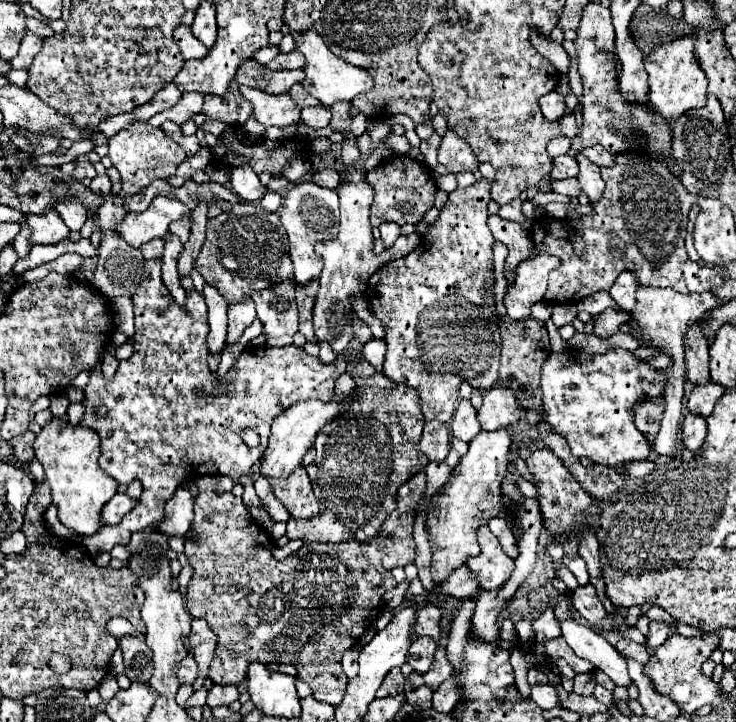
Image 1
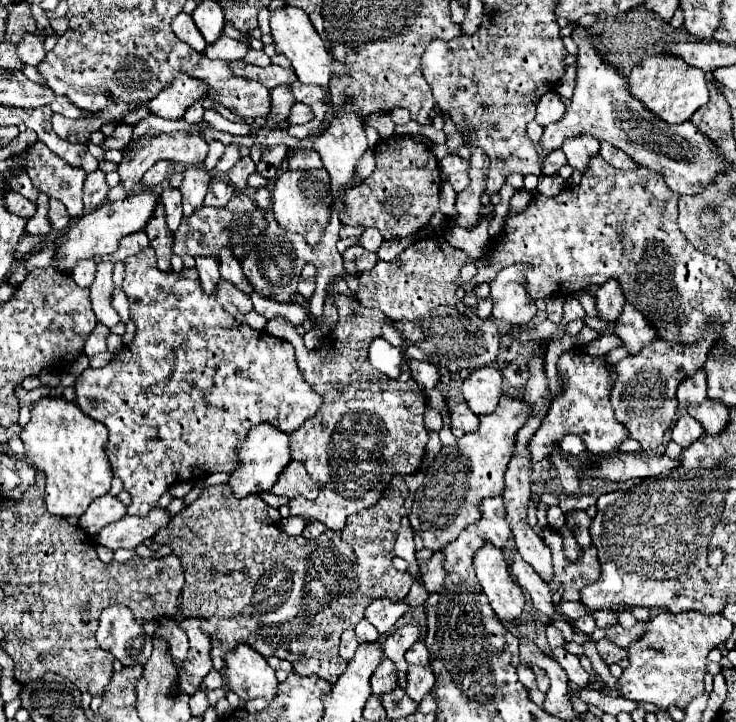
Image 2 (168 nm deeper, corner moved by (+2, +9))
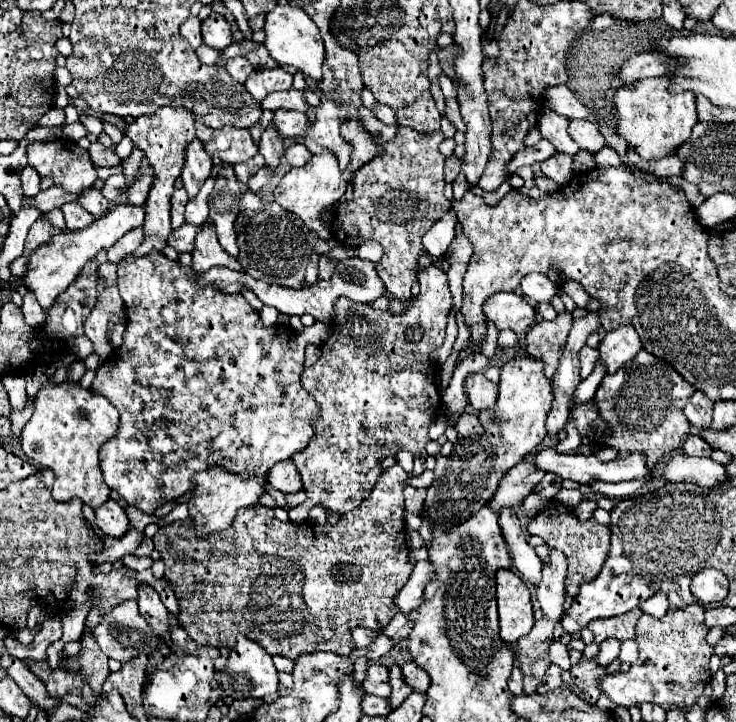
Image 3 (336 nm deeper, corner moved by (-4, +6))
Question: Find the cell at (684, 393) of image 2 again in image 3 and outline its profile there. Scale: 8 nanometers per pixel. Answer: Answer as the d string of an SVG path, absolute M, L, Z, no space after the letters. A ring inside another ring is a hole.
M695 391L685 405L685 417L689 419L689 423L697 429L705 429L711 427L711 419L713 419L713 401L703 393L703 391Z

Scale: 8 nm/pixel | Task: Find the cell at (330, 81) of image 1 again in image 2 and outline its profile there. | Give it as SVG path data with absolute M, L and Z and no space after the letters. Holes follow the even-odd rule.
M283 6L277 10L271 10L269 16L269 24L271 24L271 36L273 36L273 46L277 54L283 54L289 58L289 62L293 64L293 70L299 78L299 82L303 84L317 84L317 86L327 86L331 76L337 74L347 74L345 64L335 62L329 52L325 52L325 44L319 38L319 34L315 32L309 16L301 10L301 8L291 8L291 6Z

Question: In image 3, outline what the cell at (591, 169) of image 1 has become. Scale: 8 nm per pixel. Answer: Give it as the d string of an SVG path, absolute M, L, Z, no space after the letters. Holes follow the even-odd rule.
M571 119L569 123L569 135L571 139L579 145L579 149L589 151L591 155L599 153L599 149L605 145L603 135L599 133L597 125L591 121L583 121L583 119Z

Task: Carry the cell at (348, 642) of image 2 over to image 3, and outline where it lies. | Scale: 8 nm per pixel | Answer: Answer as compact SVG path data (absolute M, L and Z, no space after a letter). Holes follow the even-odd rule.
M355 627L355 629L353 629L353 633L351 633L353 643L355 643L355 647L357 647L357 649L365 649L365 647L373 641L373 637L375 637L375 635L377 635L375 631L371 631L371 629L359 629L359 627Z

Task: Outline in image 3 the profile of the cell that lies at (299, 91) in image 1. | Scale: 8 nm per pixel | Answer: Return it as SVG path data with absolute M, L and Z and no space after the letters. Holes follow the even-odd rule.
M271 121L271 125L263 131L261 141L259 141L259 153L265 157L265 163L271 167L277 167L283 153L285 153L285 145L283 145L283 137L281 133L275 129L275 123Z

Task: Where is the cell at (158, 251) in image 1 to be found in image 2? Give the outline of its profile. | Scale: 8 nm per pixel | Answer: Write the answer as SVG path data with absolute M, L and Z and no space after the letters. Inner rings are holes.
M141 230L141 232L133 232L133 234L129 234L129 236L121 238L117 252L115 252L113 256L103 258L103 262L123 262L125 258L129 258L129 256L133 256L133 254L139 254L145 246L149 246L147 234L145 234L143 230Z

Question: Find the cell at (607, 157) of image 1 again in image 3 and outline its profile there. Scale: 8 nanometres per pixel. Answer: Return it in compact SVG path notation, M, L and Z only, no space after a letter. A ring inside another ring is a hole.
M627 149L627 155L625 159L629 163L633 163L637 169L641 169L643 173L647 175L653 175L653 177L667 177L667 175L681 175L681 169L683 169L683 163L679 157L671 155L671 157L663 157L663 159L643 159L643 157L637 157L637 153L633 149Z

